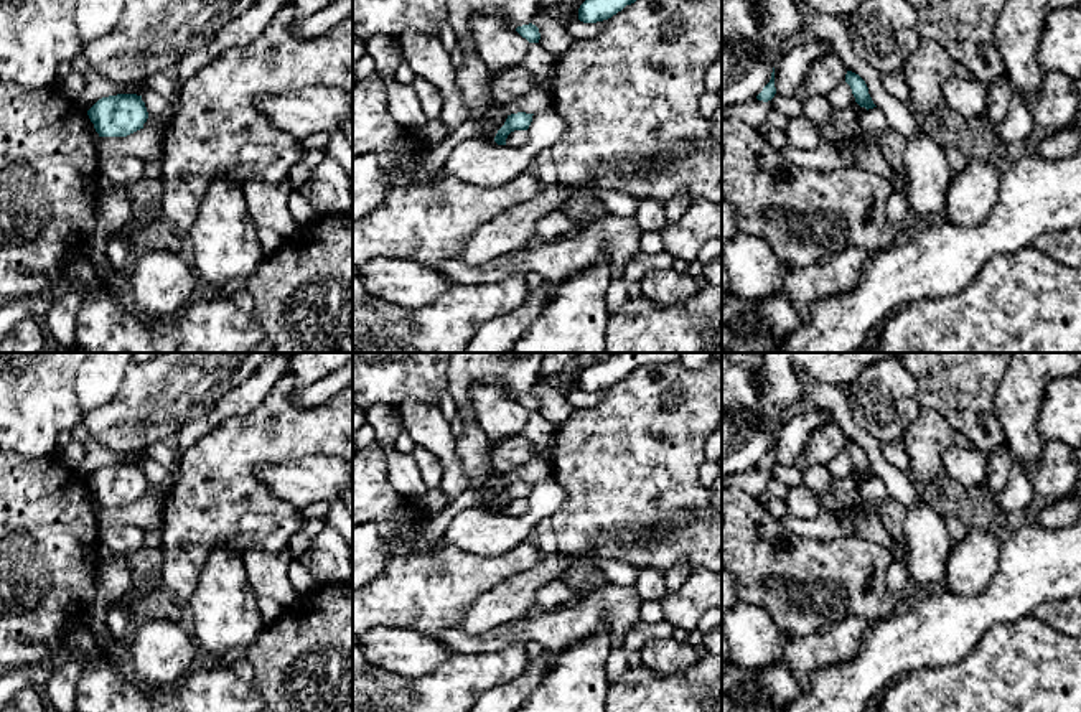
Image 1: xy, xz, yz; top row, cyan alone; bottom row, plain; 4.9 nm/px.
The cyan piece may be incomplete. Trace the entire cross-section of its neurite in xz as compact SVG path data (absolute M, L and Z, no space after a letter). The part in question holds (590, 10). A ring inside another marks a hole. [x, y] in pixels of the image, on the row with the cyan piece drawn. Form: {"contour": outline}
{"contour": "M585 0L578 8L578 20L583 23L603 21L634 2L636 0Z"}

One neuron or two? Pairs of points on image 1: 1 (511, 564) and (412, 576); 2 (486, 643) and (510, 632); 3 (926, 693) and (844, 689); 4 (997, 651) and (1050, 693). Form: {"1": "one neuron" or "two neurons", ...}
{"1": "one neuron", "2": "one neuron", "3": "two neurons", "4": "one neuron"}

